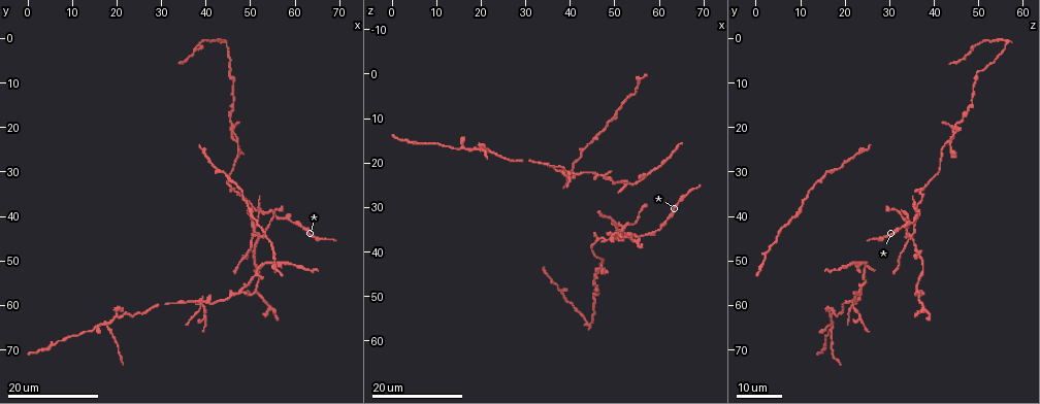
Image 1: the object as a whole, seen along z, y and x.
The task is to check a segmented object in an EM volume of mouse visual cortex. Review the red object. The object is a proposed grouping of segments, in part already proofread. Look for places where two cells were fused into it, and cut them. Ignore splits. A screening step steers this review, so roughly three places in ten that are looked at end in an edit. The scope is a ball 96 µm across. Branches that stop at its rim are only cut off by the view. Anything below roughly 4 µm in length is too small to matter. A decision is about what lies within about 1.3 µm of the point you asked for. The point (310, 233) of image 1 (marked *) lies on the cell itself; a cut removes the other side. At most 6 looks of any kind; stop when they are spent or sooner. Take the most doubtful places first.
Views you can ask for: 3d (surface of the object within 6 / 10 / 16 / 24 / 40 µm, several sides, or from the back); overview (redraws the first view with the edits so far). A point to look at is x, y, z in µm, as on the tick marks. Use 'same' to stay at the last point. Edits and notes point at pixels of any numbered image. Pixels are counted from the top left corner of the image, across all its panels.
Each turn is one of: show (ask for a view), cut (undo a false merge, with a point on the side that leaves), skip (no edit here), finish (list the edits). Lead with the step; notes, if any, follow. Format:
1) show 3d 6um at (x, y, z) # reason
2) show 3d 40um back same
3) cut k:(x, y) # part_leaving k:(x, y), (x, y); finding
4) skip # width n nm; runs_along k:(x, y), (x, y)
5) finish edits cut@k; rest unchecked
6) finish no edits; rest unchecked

show 3d 24um at (17.5, 64.0, 17.0) # three arms meet

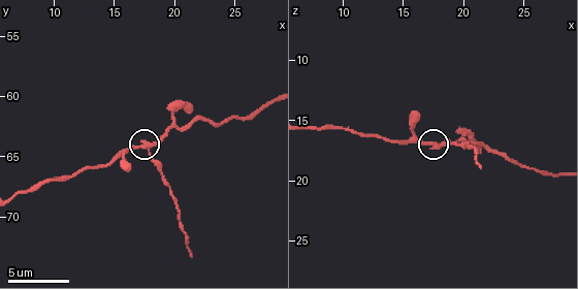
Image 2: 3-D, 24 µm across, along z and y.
show 3d 10um at (17.6, 64.0, 17.2) # zoom in

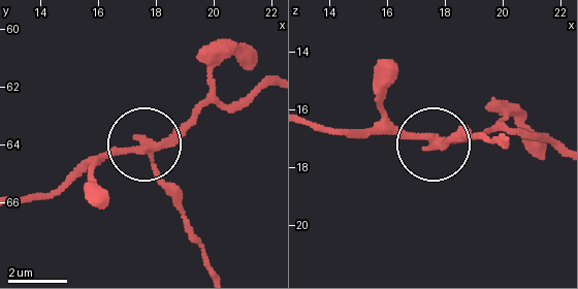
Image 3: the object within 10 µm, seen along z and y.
cut 3:(166, 183) # width 230 nm; two cells meet here

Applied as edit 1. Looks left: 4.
show 3d 16um at (52.0, 51.5, 24.0) # branch point

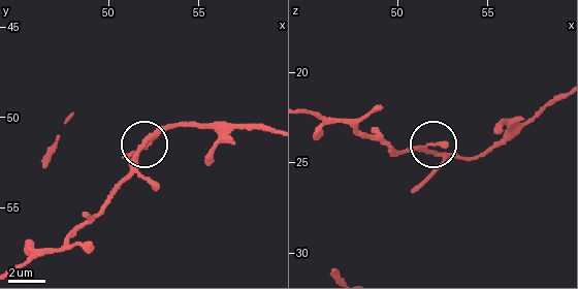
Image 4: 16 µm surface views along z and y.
show 3d 6um at (52.2, 51.1, 24.6)

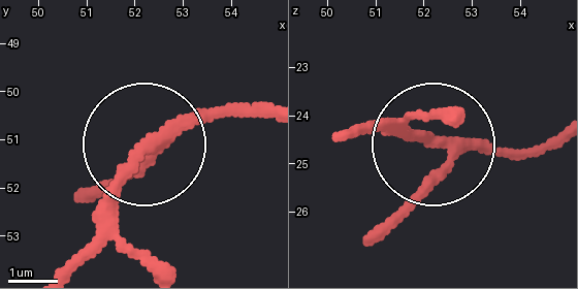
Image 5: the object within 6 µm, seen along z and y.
skip # continuous, no second cell

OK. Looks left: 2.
show 3d 16um at (38.5, 59.5, 21.5) # looks like a crossing

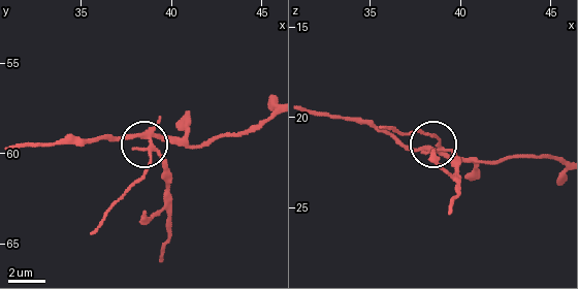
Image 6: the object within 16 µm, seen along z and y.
show 3d 6um at (38.9, 59.7, 21.7)

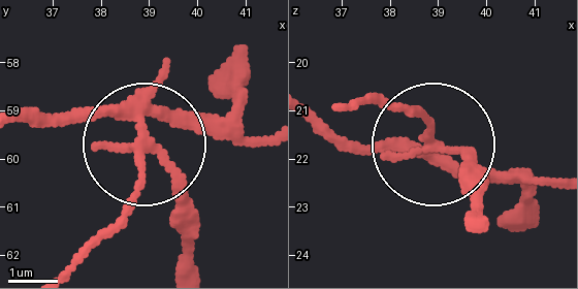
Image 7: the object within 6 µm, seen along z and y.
cut 7:(172, 163) # side_arm 8 um; two cells meet here

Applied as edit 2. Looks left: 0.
finish edits cut@3, cut@7; rest unchecked

